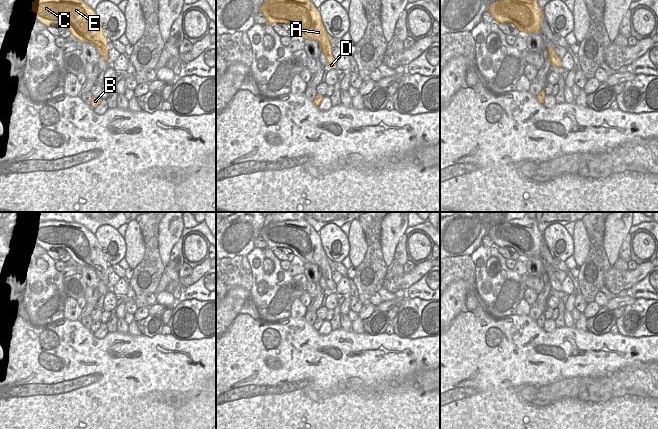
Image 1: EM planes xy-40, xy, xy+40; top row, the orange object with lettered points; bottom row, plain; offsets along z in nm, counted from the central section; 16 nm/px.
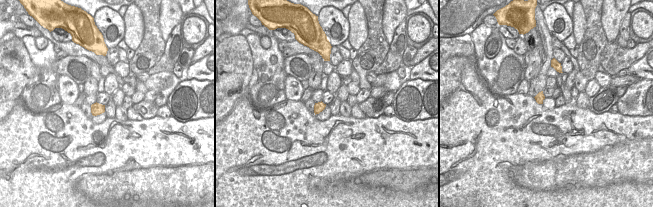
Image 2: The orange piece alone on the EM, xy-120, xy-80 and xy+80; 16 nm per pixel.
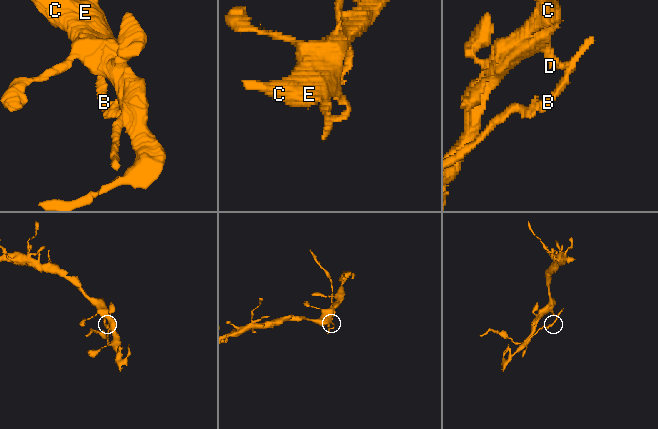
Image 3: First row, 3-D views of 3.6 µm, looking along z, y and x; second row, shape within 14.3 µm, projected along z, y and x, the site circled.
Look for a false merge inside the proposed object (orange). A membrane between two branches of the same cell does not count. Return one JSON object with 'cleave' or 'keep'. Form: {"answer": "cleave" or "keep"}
{"answer": "cleave"}

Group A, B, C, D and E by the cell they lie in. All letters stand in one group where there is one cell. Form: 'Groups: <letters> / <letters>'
Groups: A C E / B D.

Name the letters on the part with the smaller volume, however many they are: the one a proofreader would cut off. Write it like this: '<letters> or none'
B, D

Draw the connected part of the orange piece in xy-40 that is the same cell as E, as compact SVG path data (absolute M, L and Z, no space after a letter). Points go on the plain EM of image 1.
M44 220L32 226L32 234L46 251L63 248L80 266L89 266L104 281L108 267L95 235L80 223Z

